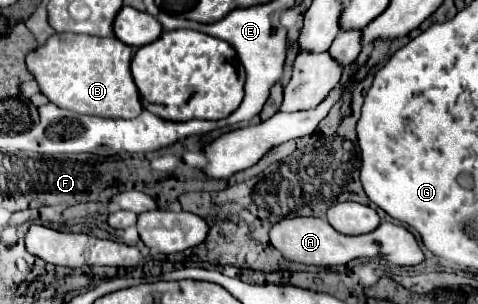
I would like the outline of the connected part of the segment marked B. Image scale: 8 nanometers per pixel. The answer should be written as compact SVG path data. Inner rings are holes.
M54 34L46 44L38 46L26 56L26 66L36 78L40 90L48 100L60 108L72 110L76 114L92 114L102 118L136 118L142 112L142 102L132 80L130 62L132 48L122 44L118 38L94 38L88 34Z

